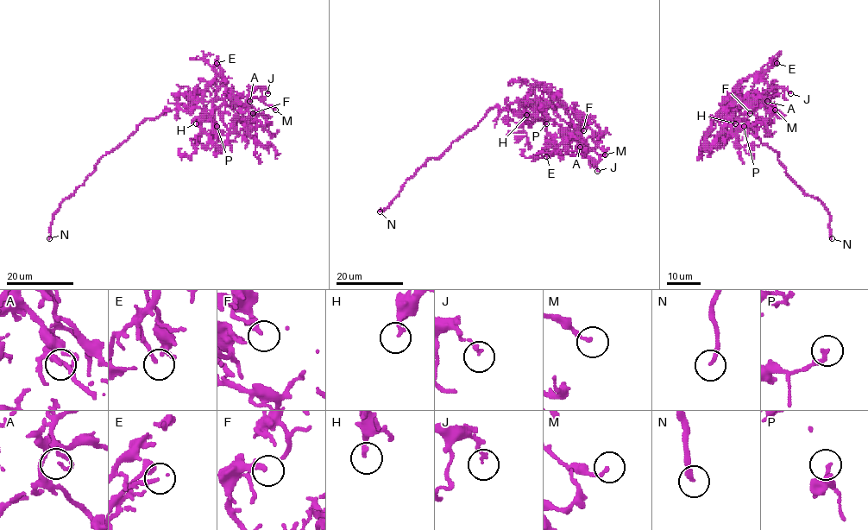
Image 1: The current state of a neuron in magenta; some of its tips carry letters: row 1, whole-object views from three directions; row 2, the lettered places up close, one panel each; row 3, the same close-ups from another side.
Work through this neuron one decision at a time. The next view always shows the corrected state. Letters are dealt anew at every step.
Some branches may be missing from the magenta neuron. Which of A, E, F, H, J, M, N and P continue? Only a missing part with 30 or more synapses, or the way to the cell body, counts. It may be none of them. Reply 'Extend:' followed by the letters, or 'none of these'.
Extend: E, N

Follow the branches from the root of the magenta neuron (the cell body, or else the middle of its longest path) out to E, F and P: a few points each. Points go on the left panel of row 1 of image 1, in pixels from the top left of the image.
E: (154, 119), (177, 108), (190, 111), (204, 88), (221, 73), (216, 72), (216, 63)
F: (154, 119), (177, 108), (199, 108), (211, 116), (220, 106), (242, 104), (248, 126), (253, 113)
P: (154, 119), (163, 112), (177, 108), (185, 111), (202, 108), (213, 115), (214, 135), (216, 126)

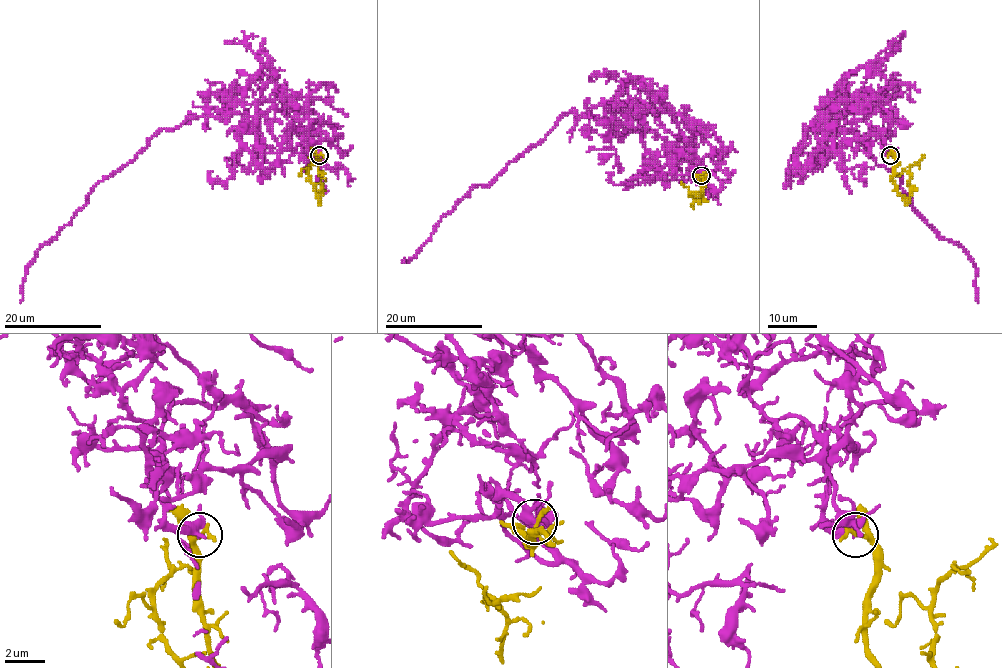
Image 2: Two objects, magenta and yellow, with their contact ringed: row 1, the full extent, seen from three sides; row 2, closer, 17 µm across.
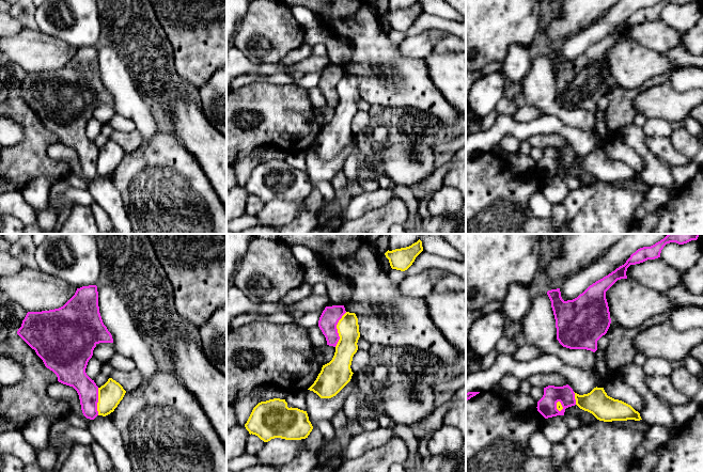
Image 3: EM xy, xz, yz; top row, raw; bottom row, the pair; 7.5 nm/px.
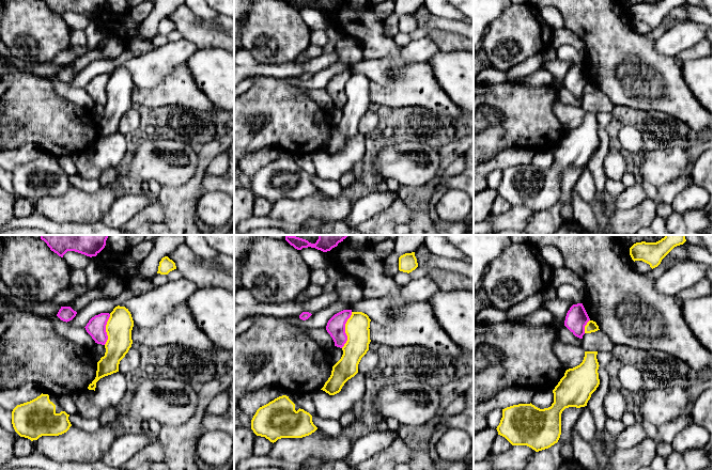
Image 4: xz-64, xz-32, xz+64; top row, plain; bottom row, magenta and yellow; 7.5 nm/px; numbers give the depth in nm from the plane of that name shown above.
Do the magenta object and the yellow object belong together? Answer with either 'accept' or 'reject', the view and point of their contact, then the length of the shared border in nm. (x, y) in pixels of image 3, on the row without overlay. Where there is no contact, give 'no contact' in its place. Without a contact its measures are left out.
reject; meets magenta in xz at (337, 90); contact 280 nm long

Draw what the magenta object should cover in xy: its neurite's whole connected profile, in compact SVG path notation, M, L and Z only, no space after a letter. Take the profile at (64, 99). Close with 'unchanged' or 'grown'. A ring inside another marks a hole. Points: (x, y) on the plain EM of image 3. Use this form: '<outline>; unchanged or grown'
M97 47L77 49L75 56L59 69L28 73L17 95L35 111L45 127L57 136L59 143L77 152L83 176L94 180L98 176L98 147L87 136L85 129L97 105L113 104L99 74Z; unchanged

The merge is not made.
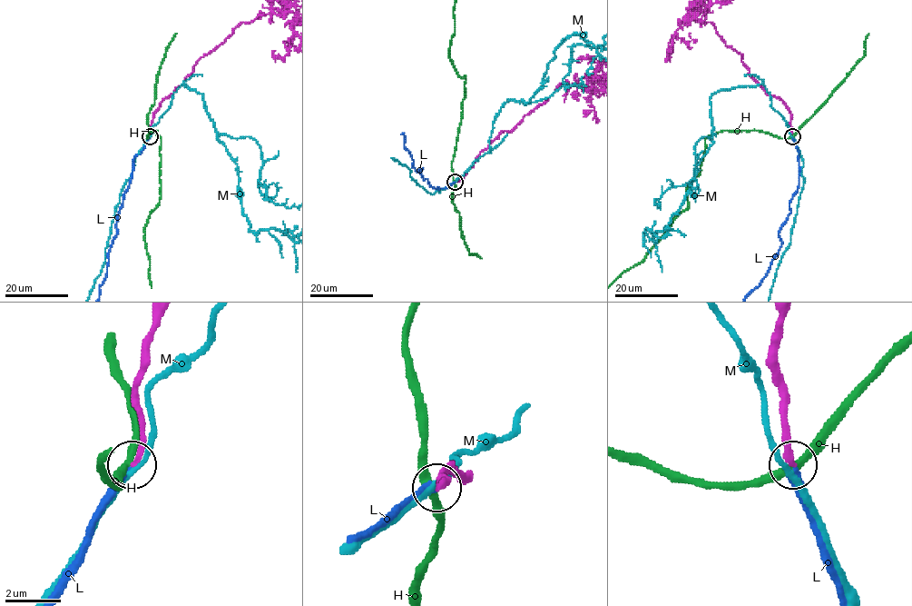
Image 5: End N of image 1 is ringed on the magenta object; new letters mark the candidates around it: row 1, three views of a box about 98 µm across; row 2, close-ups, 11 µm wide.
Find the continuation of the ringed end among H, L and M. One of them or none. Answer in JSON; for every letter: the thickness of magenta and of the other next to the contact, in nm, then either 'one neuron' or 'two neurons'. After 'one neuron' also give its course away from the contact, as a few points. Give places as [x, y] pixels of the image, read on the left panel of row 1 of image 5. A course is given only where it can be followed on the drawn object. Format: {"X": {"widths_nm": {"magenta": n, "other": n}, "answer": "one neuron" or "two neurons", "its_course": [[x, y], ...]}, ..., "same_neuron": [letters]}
{"H": {"widths_nm": {"magenta": 200, "other": 280}, "answer": "two neurons"}, "L": {"widths_nm": {"magenta": 200, "other": 240}, "answer": "one neuron", "its_course": [[150, 136], [133, 159], [98, 299]]}, "M": {"widths_nm": {"magenta": 240, "other": 170}, "answer": "two neurons"}, "same_neuron": ["L"]}

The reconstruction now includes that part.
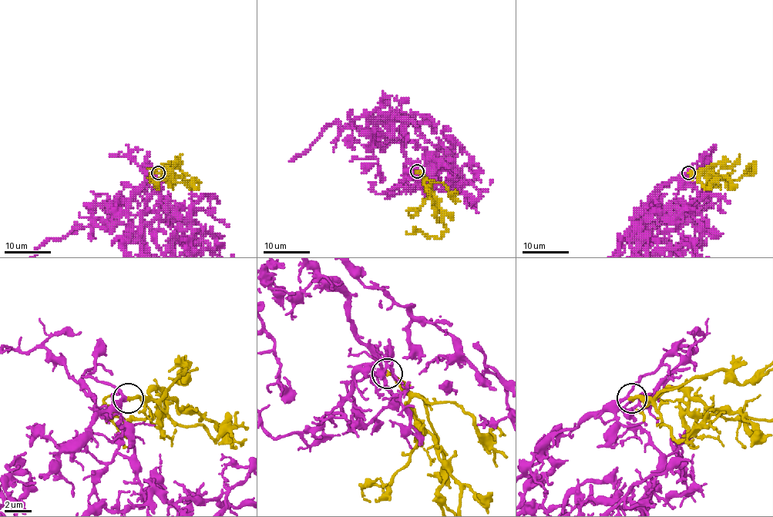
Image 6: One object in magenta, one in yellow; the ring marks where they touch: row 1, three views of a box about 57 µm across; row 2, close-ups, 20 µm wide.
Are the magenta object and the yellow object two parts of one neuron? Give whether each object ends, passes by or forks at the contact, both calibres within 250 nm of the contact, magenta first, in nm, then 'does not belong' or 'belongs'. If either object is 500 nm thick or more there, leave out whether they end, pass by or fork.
magenta passes by | yellow ends | 190/320 nm | belongs

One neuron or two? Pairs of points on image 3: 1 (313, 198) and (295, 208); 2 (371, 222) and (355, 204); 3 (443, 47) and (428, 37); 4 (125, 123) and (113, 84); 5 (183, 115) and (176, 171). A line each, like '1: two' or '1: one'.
1: two
2: two
3: two
4: two
5: two

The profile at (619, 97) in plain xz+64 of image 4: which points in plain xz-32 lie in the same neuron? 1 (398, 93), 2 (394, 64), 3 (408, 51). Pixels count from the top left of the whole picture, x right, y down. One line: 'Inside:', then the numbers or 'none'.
Inside: 1

